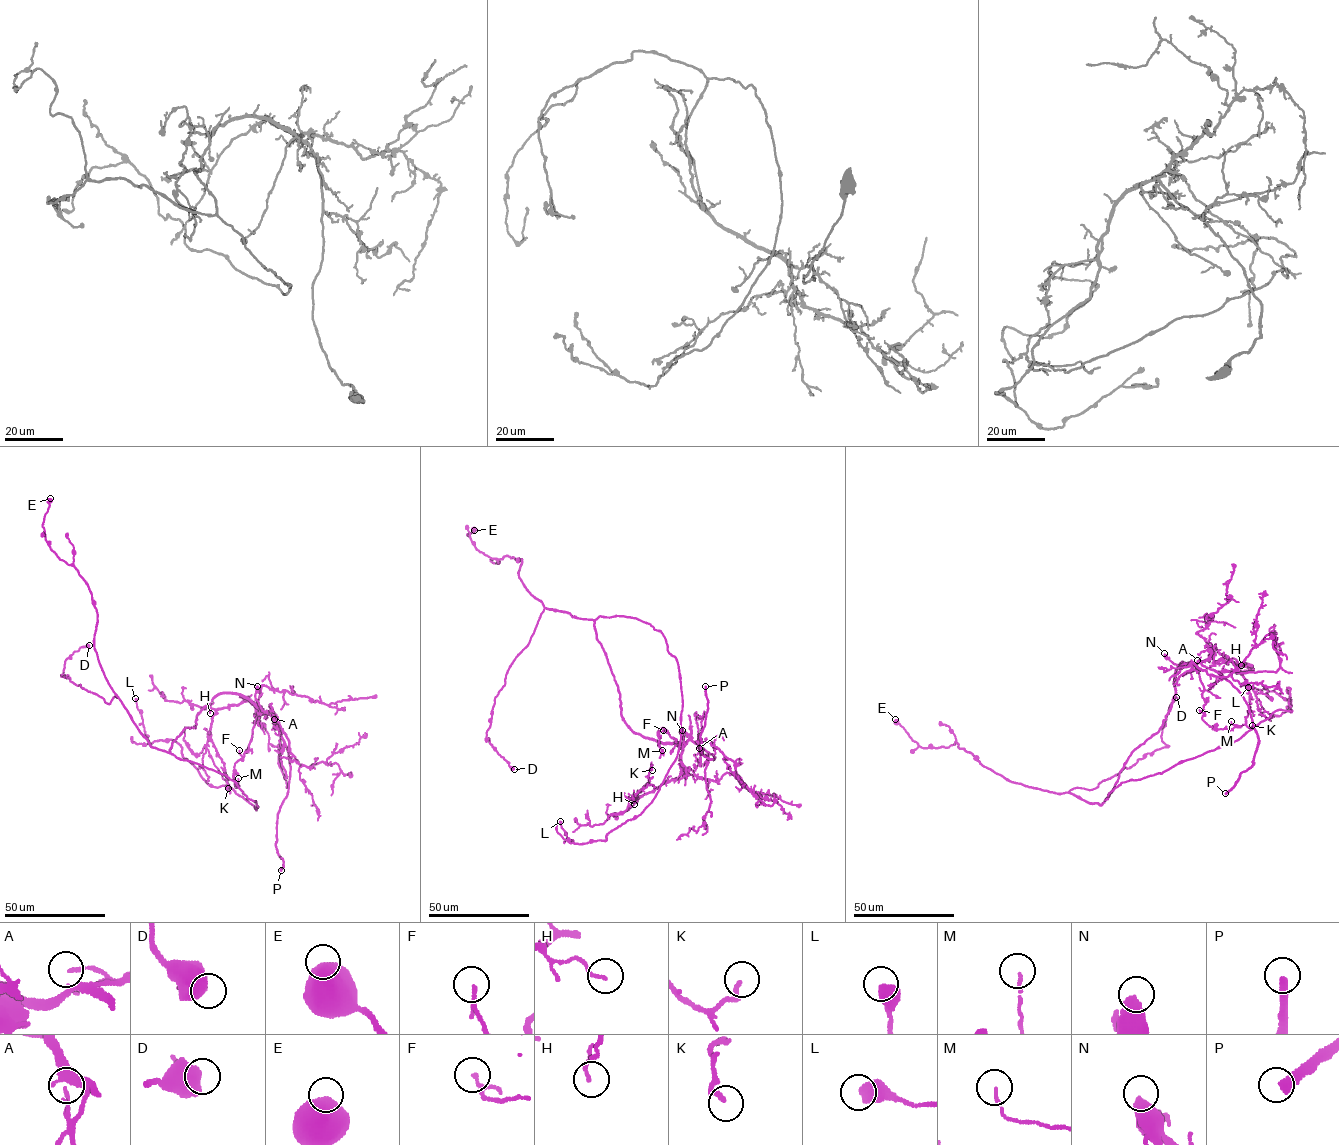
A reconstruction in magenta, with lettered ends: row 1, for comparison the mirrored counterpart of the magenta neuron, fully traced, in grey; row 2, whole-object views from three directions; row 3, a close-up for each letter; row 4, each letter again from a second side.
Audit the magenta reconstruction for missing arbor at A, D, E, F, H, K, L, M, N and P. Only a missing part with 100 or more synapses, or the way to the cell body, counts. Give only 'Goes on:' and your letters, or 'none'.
Goes on: P

